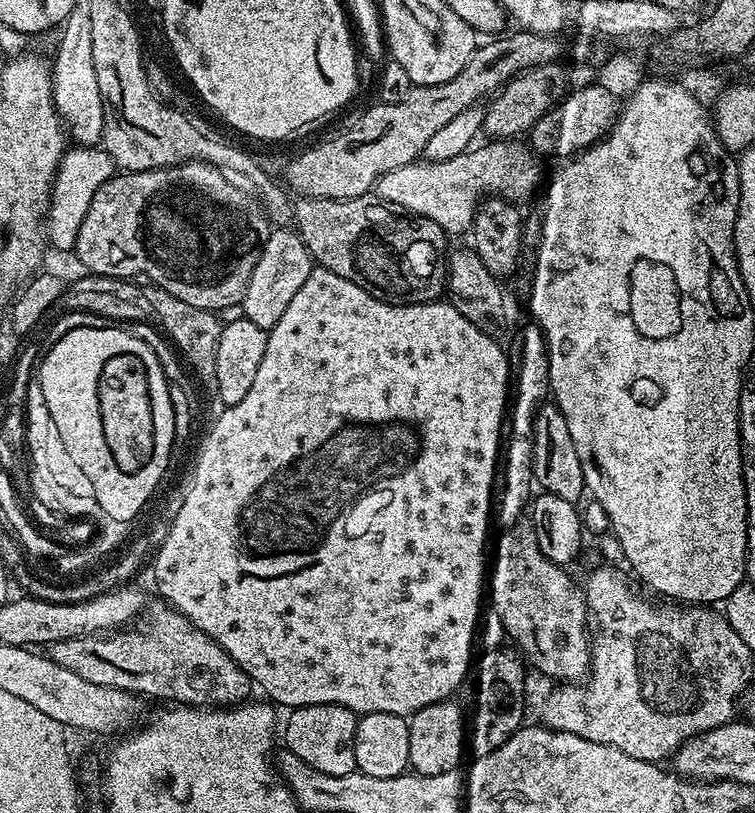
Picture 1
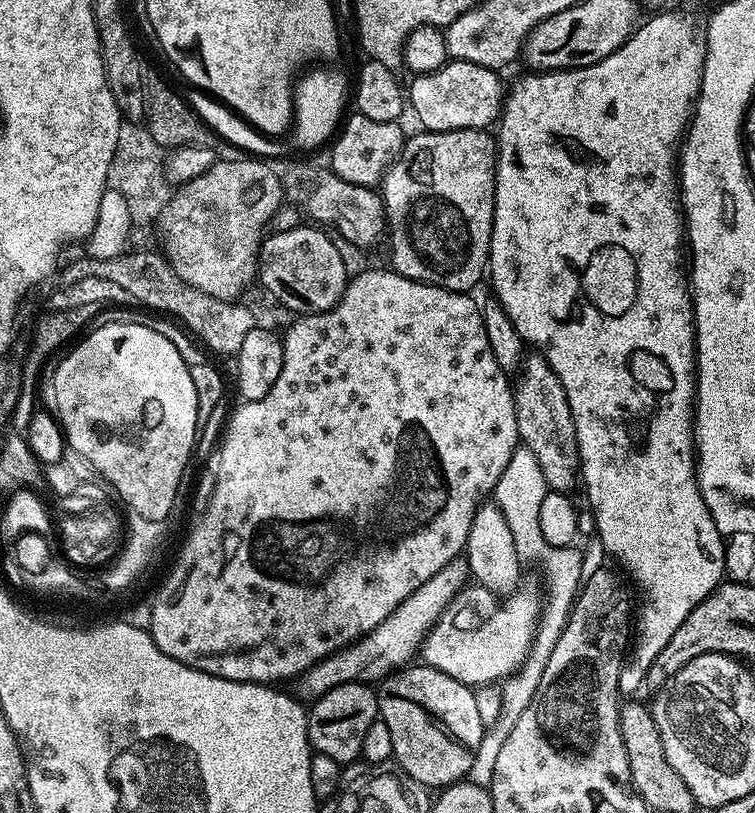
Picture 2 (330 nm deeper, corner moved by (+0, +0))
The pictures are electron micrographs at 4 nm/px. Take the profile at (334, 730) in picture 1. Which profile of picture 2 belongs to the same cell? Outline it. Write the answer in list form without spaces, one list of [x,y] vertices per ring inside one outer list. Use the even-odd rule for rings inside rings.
[[[367,683],[343,684],[330,690],[307,709],[308,742],[313,753],[321,752],[326,758],[334,758],[341,766],[352,766],[361,759],[362,738],[366,730],[378,719],[378,696]]]

